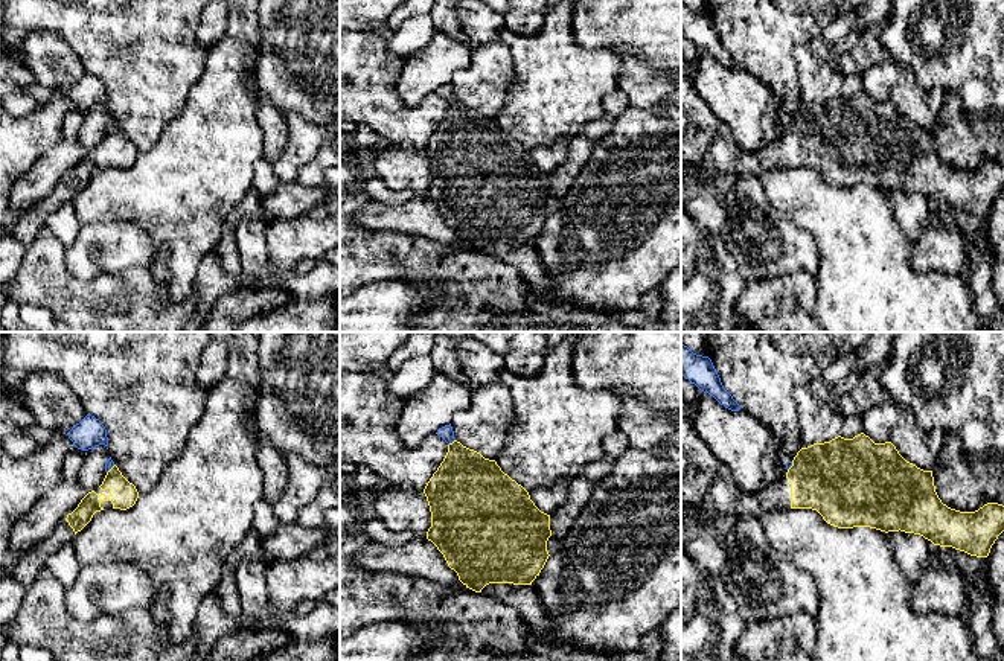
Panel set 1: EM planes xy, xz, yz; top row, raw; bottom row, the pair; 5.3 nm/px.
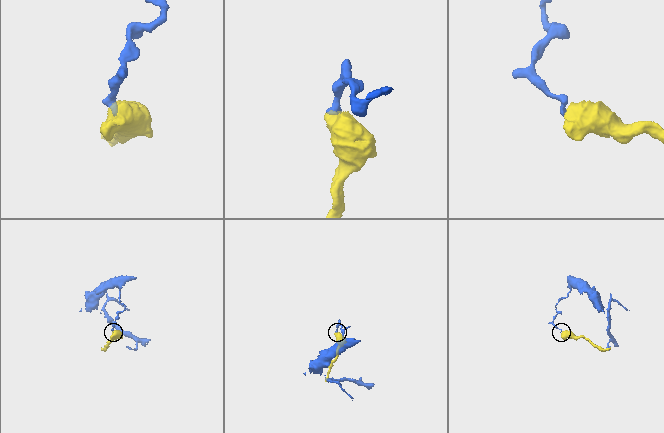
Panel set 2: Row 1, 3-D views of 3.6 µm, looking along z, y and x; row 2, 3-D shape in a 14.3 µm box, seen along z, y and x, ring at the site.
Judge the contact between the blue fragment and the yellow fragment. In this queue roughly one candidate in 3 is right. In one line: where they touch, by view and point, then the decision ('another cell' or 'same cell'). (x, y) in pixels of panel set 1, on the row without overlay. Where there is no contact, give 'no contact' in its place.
meets blue in xz at (451, 101); another cell

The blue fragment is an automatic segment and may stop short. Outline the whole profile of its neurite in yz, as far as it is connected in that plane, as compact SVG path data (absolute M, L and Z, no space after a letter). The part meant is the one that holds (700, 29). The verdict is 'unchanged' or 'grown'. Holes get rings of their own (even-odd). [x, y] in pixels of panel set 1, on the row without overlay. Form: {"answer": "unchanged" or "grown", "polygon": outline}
{"answer": "unchanged", "polygon": "M681 3L681 34L701 50L711 53L725 67L731 70L740 69L740 64L724 47L711 18L708 15L693 12L684 3Z"}

